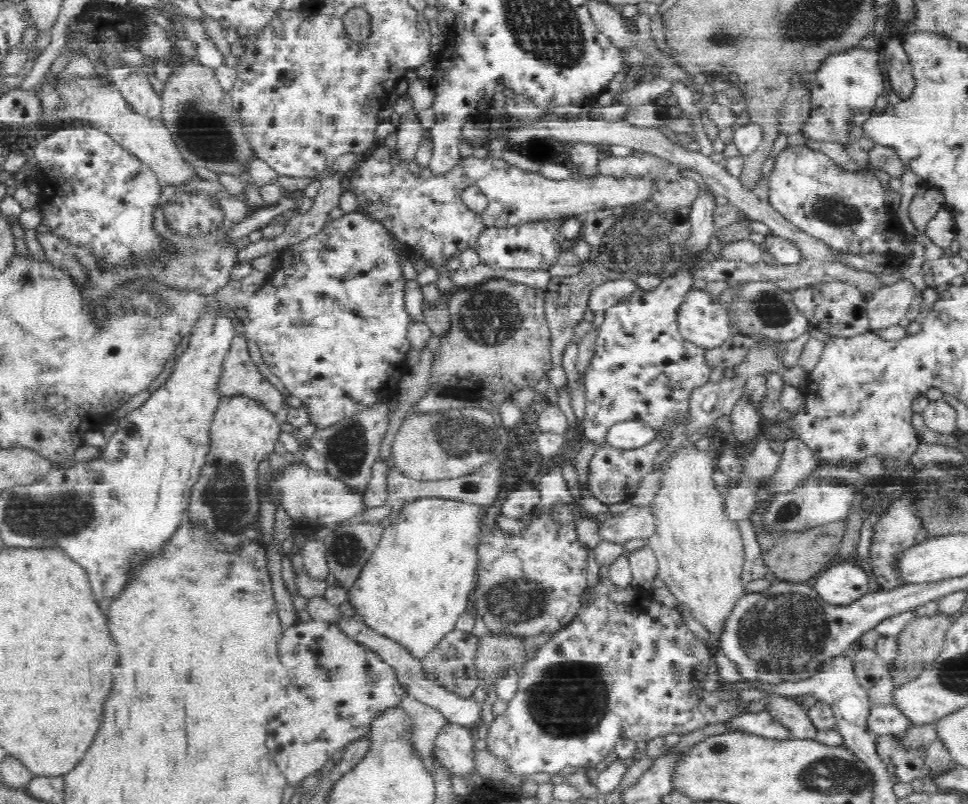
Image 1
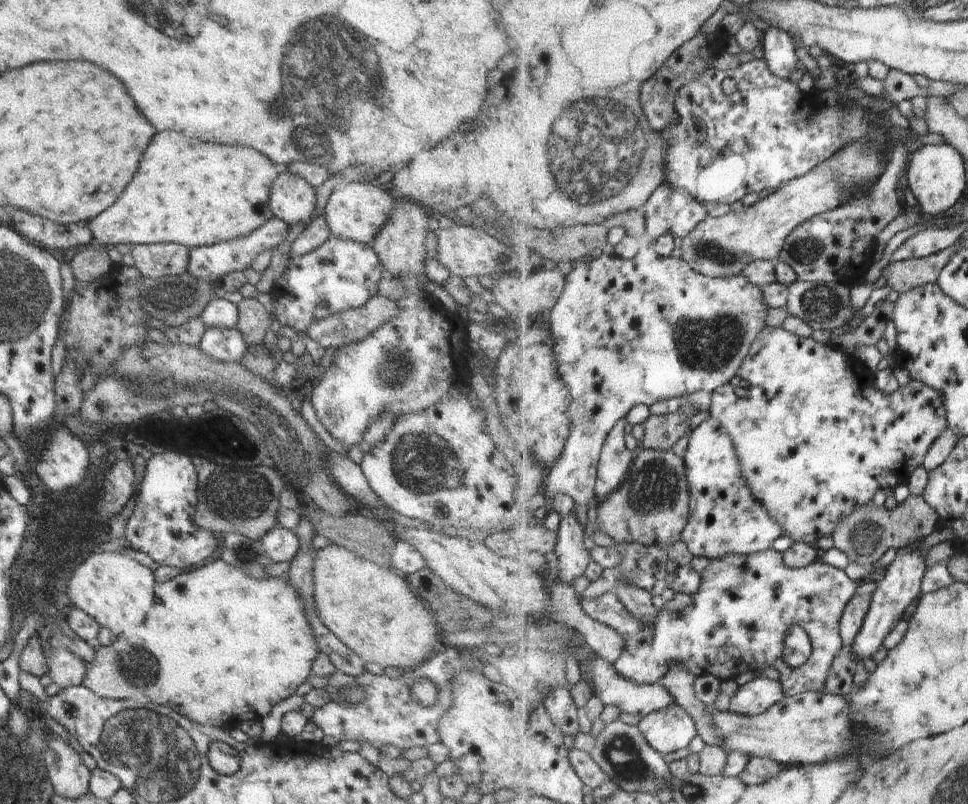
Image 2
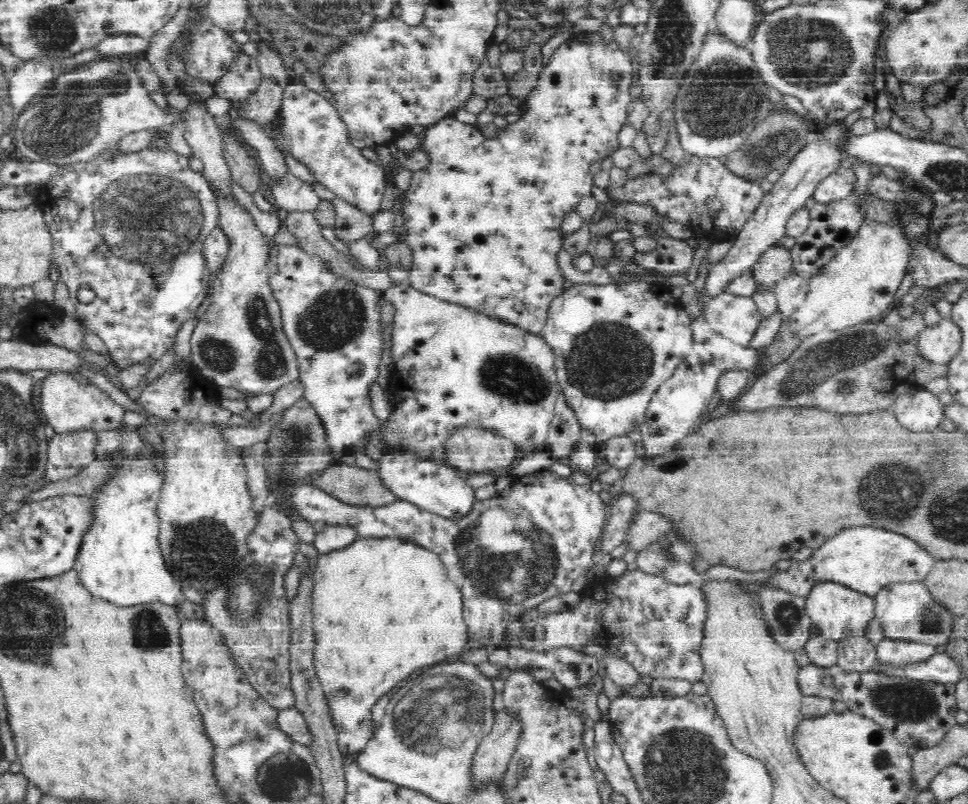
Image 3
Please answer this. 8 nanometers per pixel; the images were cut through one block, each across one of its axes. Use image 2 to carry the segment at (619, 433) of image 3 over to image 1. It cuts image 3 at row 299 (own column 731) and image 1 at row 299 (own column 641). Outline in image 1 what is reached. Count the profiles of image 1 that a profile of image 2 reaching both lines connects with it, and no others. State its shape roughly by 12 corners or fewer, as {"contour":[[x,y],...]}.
{"contour":[[692,204],[690,260],[606,310],[584,374],[586,438],[657,430],[708,382],[676,315],[716,231]]}

